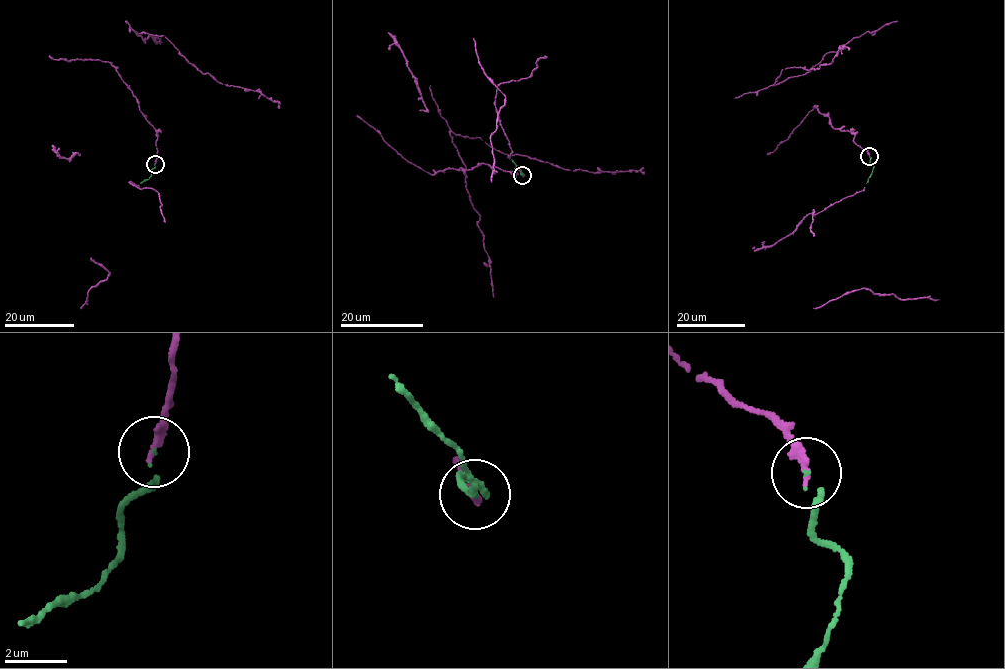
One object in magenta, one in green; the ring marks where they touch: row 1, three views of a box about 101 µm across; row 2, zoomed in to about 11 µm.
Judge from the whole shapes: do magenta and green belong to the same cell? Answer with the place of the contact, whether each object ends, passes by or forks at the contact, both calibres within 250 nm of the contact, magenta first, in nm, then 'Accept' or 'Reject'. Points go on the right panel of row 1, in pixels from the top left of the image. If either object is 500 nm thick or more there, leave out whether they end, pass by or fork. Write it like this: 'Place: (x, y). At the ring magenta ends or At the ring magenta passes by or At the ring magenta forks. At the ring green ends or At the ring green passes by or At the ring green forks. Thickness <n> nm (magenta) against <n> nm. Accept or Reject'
Place: (869, 156). At the ring magenta ends. At the ring green ends. Thickness 260 nm (magenta) against 60 nm. Accept

